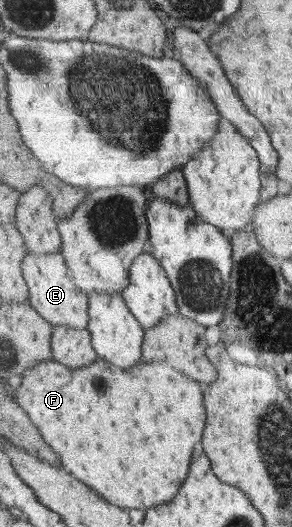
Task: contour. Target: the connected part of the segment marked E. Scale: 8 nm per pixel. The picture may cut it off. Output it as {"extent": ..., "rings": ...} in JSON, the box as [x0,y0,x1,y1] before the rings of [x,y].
{"extent":[24,254,89,329],"rings":[[[28,254],[24,262],[24,274],[30,282],[30,302],[36,306],[36,310],[52,323],[53,326],[68,325],[77,329],[88,329],[89,295],[75,282],[73,274],[70,274],[64,256],[58,254],[42,254],[34,256]]]}

